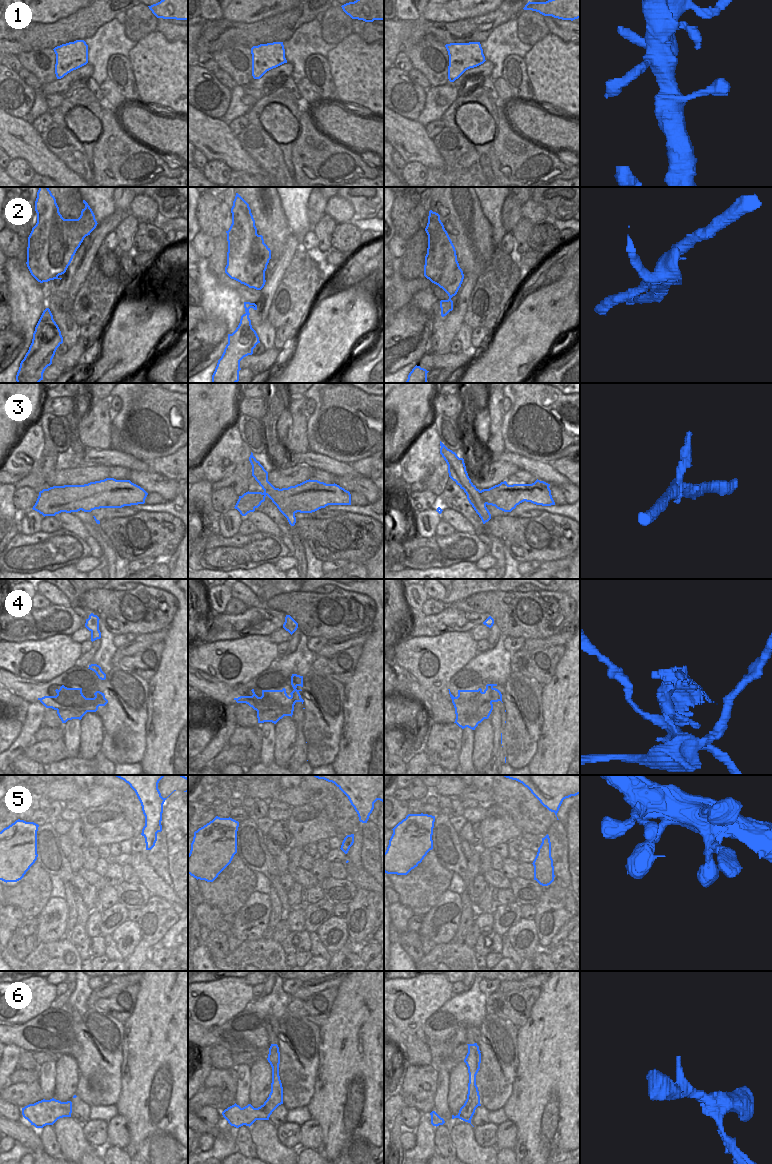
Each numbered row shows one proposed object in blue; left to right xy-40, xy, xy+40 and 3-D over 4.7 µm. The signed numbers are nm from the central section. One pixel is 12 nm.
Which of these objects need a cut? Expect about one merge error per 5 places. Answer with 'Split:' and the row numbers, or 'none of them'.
Split: 2, 3, 4

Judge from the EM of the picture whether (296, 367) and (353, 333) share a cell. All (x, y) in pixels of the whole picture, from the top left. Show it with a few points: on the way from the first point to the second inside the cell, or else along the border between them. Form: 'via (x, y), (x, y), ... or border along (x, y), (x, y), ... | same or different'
via (310, 360), (339, 333) | same

